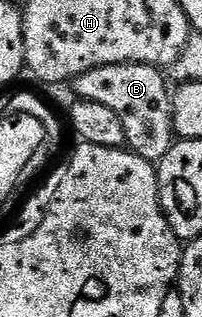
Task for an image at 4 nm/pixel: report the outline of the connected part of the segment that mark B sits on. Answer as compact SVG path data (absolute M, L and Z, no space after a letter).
M106 65L76 77L74 96L101 103L101 107L109 107L109 111L117 111L125 127L126 148L141 159L158 163L177 140L173 93L167 90L163 73L162 68L154 65Z

